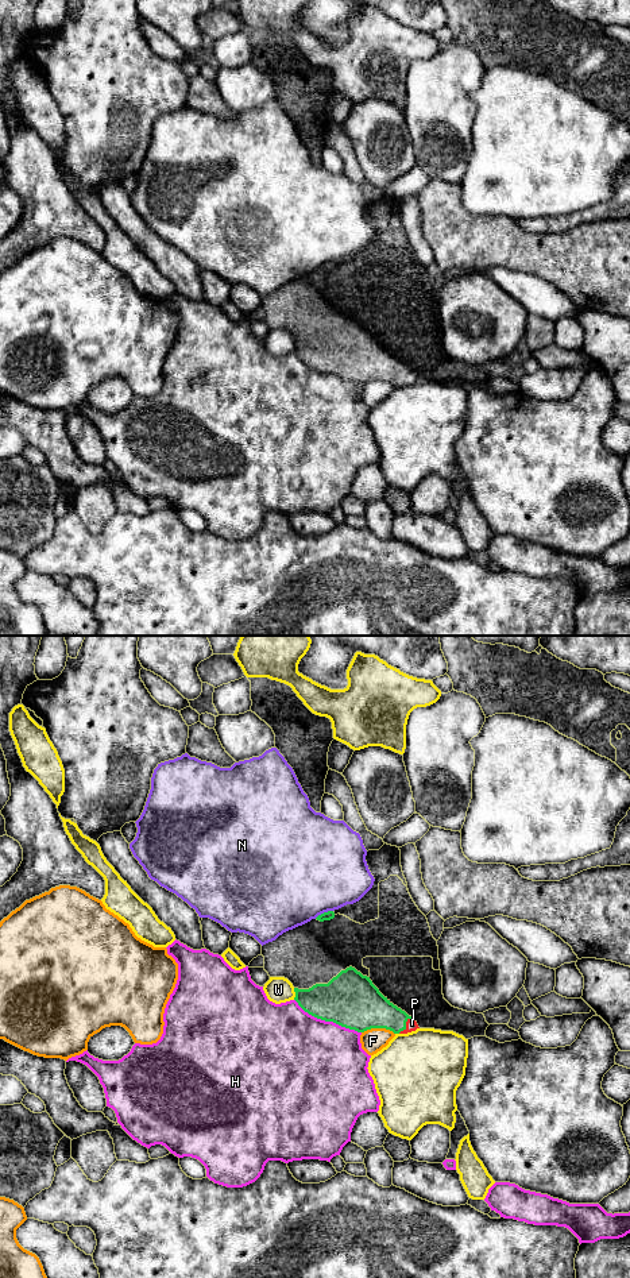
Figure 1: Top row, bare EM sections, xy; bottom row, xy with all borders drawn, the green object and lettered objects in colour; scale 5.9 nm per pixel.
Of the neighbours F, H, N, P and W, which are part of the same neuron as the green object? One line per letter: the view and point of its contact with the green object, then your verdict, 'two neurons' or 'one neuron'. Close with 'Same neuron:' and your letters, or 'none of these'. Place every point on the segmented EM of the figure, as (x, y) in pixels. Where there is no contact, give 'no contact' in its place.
F: meets green in xy at (378, 1027); two neurons
H: meets green in xy at (327, 1020); two neurons
N: meets green in xy at (324, 912); two neurons
P: meets green in xy at (405, 1026); one neuron
W: meets green in xy at (296, 993); two neurons
Same neuron: P

